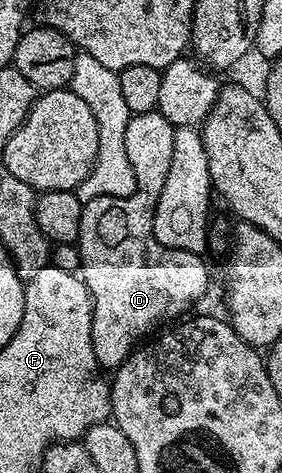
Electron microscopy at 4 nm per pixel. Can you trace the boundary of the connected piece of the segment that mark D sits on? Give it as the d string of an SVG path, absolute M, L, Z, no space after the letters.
M158 110L134 113L125 130L125 152L129 157L129 164L133 166L135 192L123 197L101 195L83 203L75 245L79 251L79 275L94 302L91 331L94 356L99 366L105 370L119 368L142 340L149 336L149 332L154 333L157 330L155 328L166 319L182 317L185 314L183 312L193 307L209 288L209 270L200 253L166 247L157 242L156 235L153 234L157 202L160 201L162 187L165 186L166 175L169 174L173 160L175 130L176 127Z

